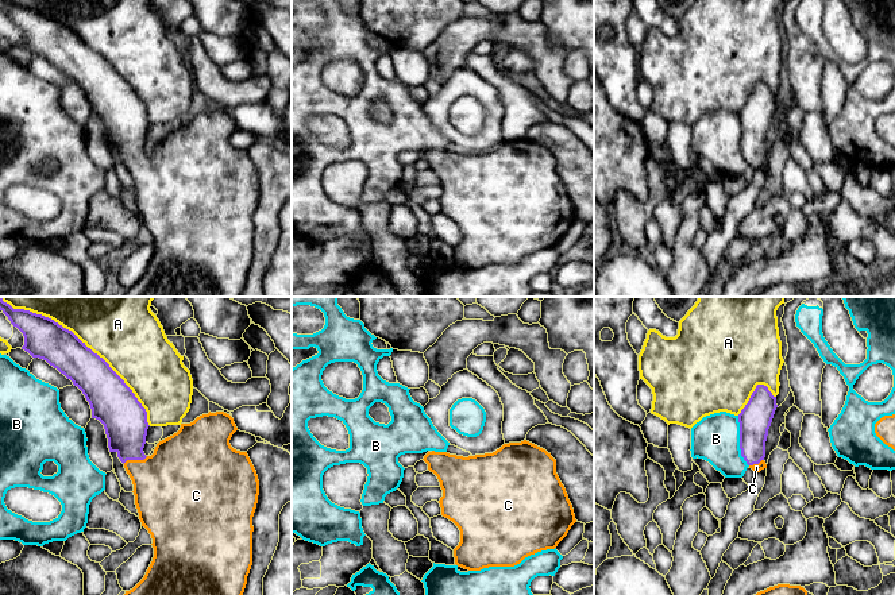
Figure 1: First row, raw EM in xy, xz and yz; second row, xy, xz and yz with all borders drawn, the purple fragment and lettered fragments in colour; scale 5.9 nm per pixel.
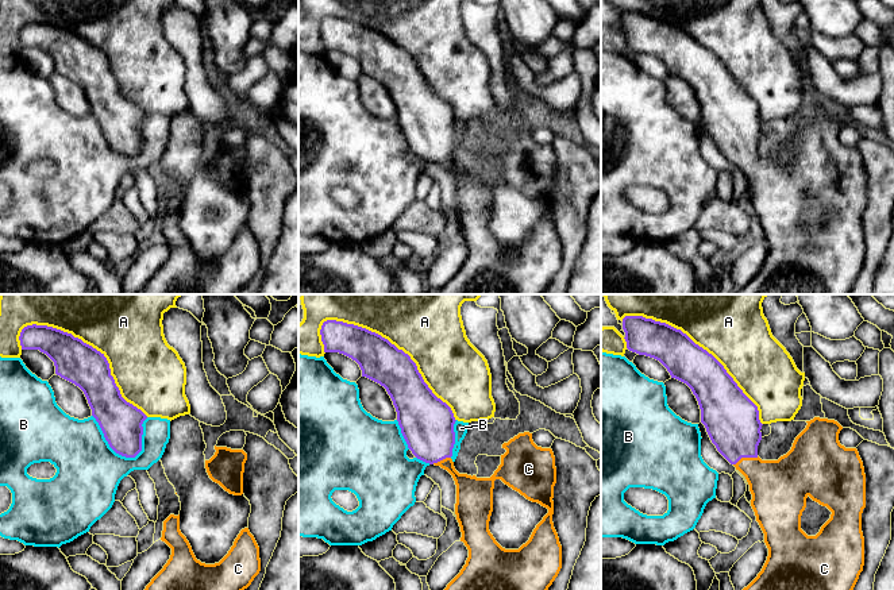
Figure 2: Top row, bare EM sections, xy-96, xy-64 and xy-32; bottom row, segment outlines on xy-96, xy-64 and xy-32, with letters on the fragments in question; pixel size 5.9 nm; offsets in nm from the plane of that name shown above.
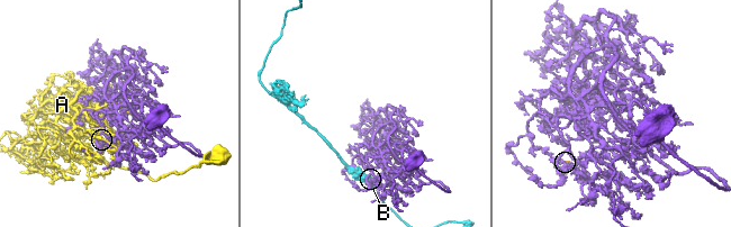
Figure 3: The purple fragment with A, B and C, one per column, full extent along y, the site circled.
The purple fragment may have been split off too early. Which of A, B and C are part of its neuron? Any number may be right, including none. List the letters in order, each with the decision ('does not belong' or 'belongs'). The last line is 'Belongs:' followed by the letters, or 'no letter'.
A: does not belong
B: does not belong
C: belongs
Belongs: C

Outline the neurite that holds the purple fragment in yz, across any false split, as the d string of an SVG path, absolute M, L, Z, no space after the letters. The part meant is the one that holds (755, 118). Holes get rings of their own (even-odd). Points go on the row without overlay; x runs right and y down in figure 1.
M757 82L738 112L741 154L756 171L767 166L765 139L776 105L776 94L767 84Z

